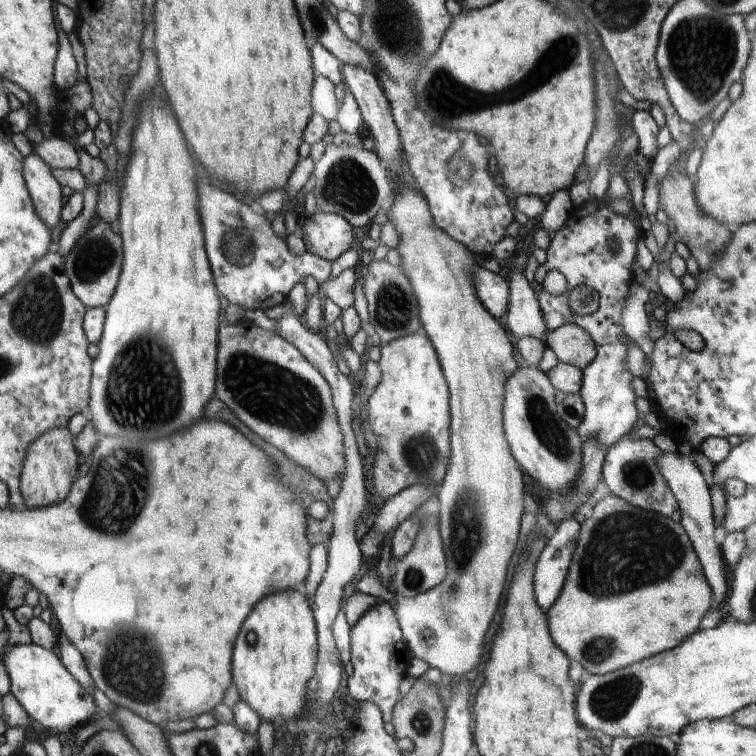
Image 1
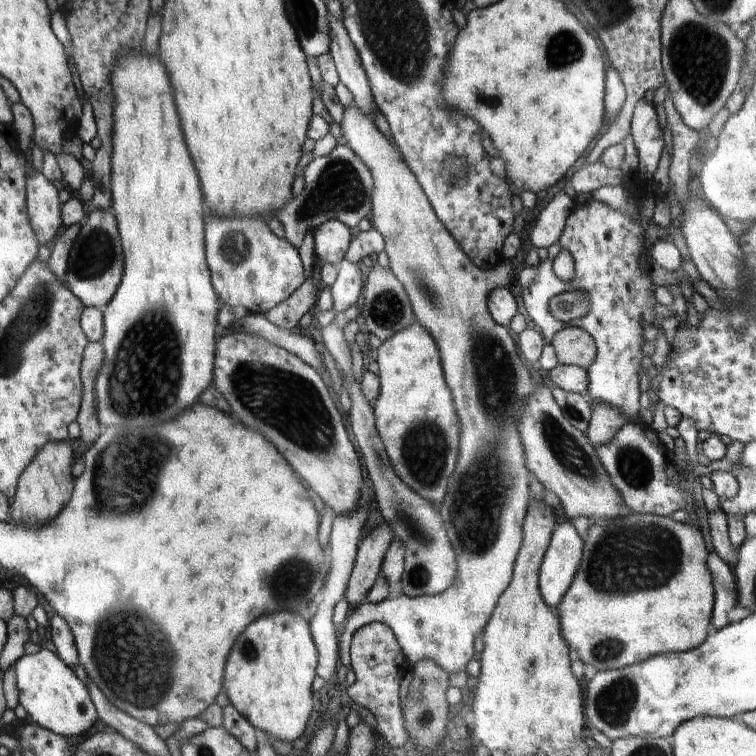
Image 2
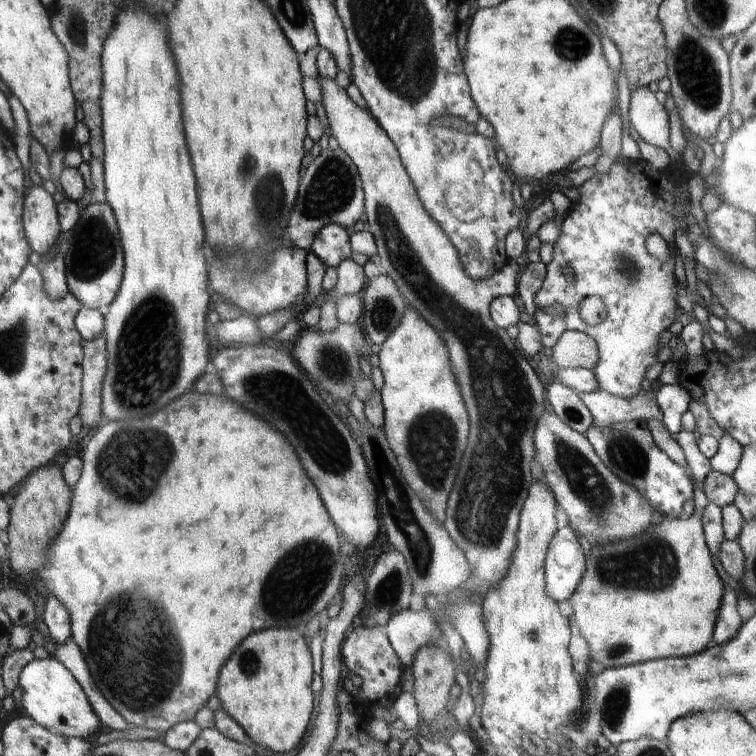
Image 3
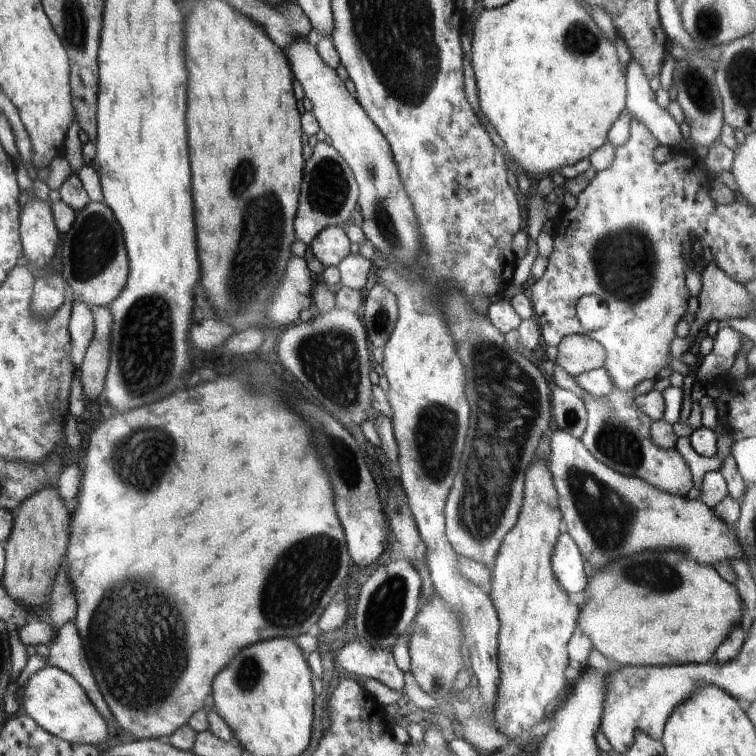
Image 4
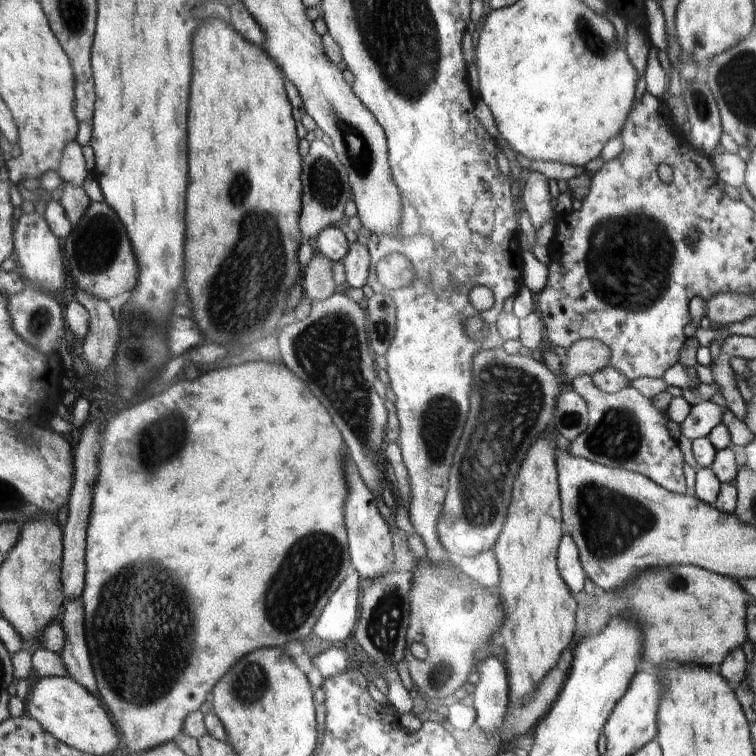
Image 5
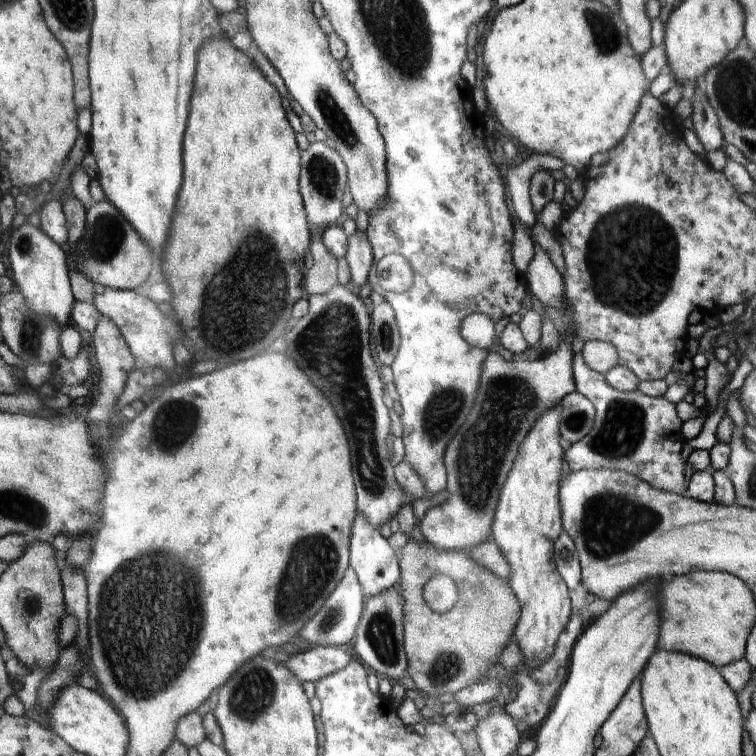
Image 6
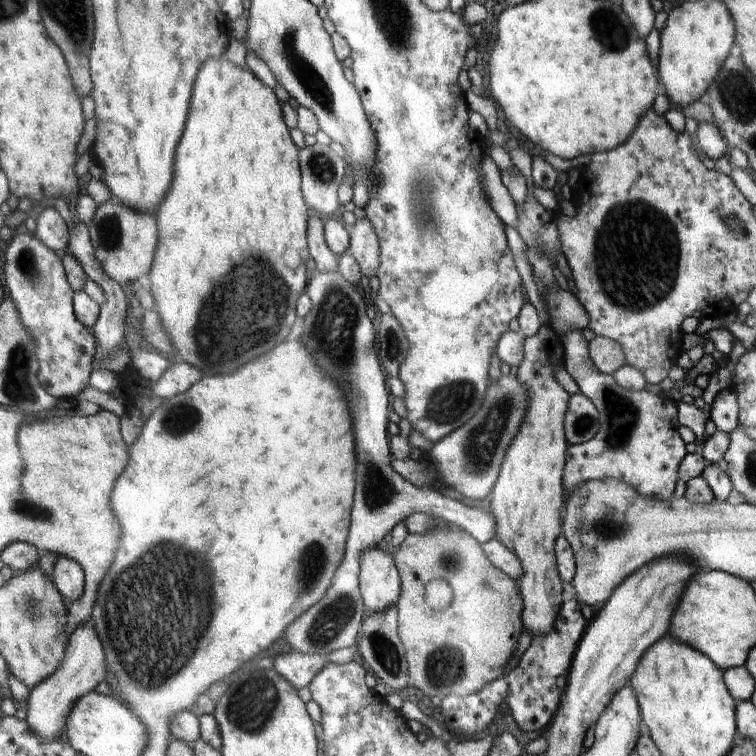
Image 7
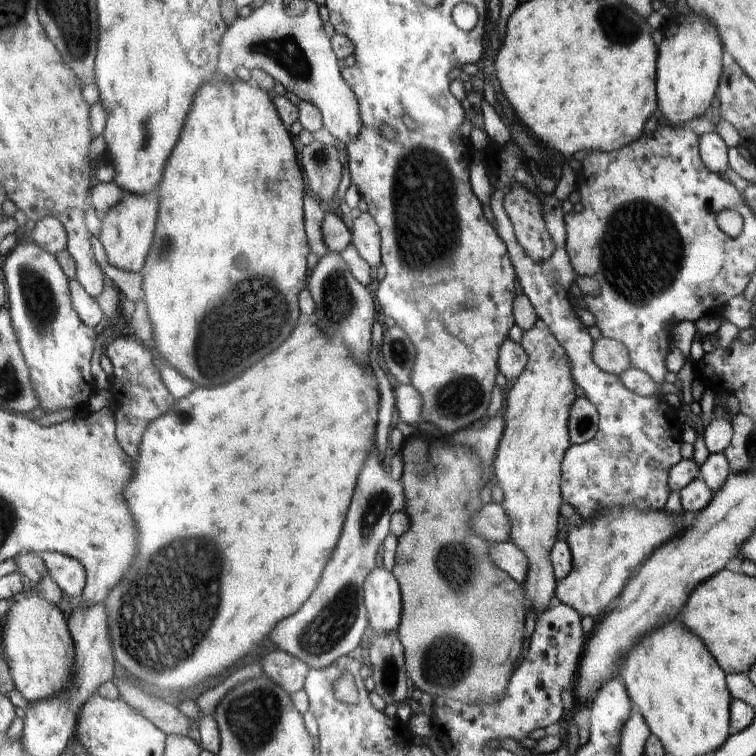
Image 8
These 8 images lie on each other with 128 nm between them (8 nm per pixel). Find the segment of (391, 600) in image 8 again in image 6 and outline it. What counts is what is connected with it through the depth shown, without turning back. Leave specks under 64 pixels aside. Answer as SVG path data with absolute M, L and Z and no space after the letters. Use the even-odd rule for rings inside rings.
M359 511L356 512L355 523L352 524L351 533L351 566L358 574L360 585L363 586L364 593L368 597L372 594L380 594L388 590L390 586L400 583L400 568L398 568L398 558L392 552L392 546L382 538L382 534L364 520L364 516Z

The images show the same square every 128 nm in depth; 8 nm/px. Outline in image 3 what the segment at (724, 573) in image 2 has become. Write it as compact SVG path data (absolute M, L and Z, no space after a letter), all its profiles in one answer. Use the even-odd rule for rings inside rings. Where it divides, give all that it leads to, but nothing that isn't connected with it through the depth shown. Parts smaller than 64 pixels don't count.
M727 579L727 581L730 583L730 586L728 587L728 592L723 596L721 609L719 610L714 629L716 645L723 645L732 640L744 624L740 615L738 615L738 611L736 611L738 594L741 589L739 585L736 585L730 579Z

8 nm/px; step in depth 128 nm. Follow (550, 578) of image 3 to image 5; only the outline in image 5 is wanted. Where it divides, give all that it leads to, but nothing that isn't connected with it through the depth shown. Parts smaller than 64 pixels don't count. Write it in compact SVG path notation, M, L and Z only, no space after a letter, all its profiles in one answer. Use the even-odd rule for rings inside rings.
M565 534L557 548L557 569L562 580L566 581L572 592L579 593L585 587L586 576L584 576L582 567L578 545L570 535Z

